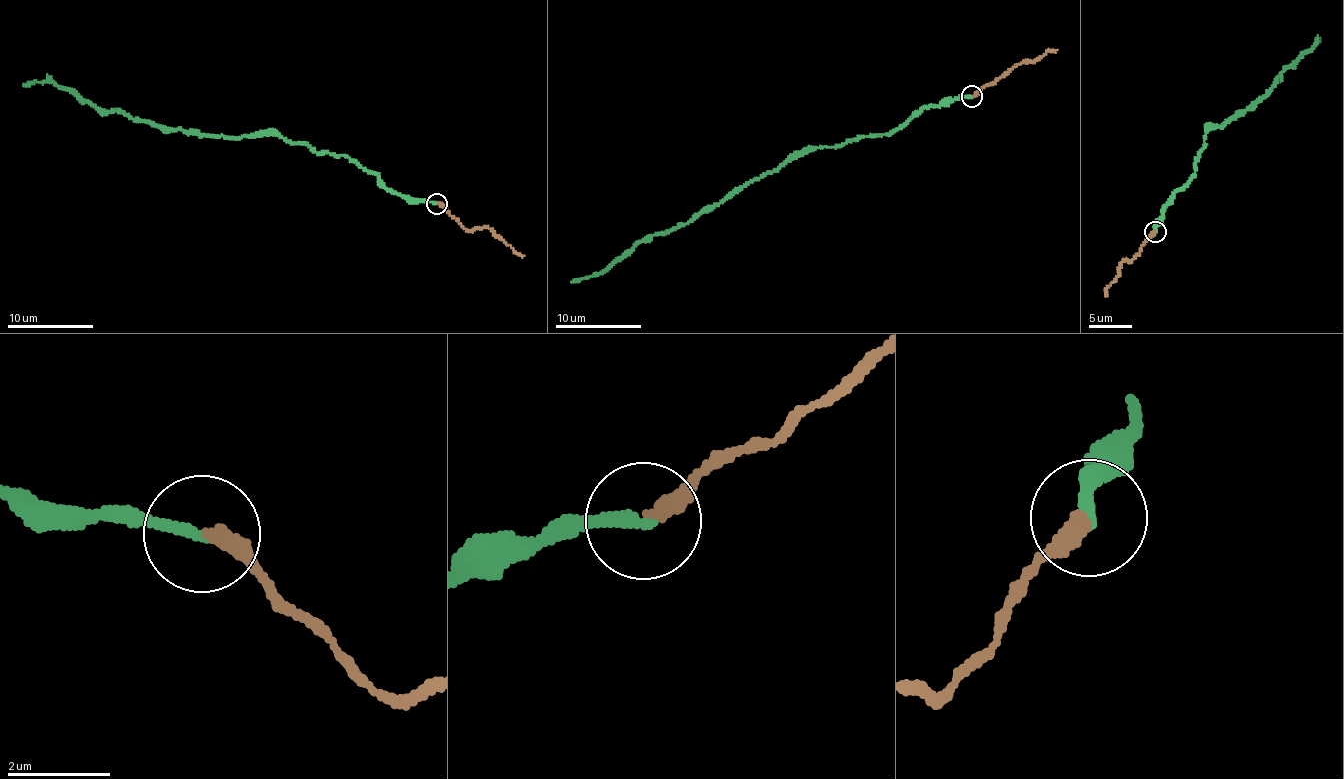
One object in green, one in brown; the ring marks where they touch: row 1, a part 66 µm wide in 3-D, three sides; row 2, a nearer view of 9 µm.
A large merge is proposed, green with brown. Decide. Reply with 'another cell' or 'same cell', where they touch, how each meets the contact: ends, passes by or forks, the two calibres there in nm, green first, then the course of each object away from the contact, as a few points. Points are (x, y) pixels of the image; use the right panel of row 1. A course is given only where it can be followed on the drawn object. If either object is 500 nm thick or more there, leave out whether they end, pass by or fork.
another cell; place (1155, 231); green ends; brown ends; calibres 240 and 320 nm; course green (1154, 232), (1163, 210), (1197, 167), (1194, 159), (1208, 127), (1220, 126), (1259, 101), (1276, 77), (1319, 40); course brown (1154, 232), (1134, 259), (1123, 261), (1105, 295)

